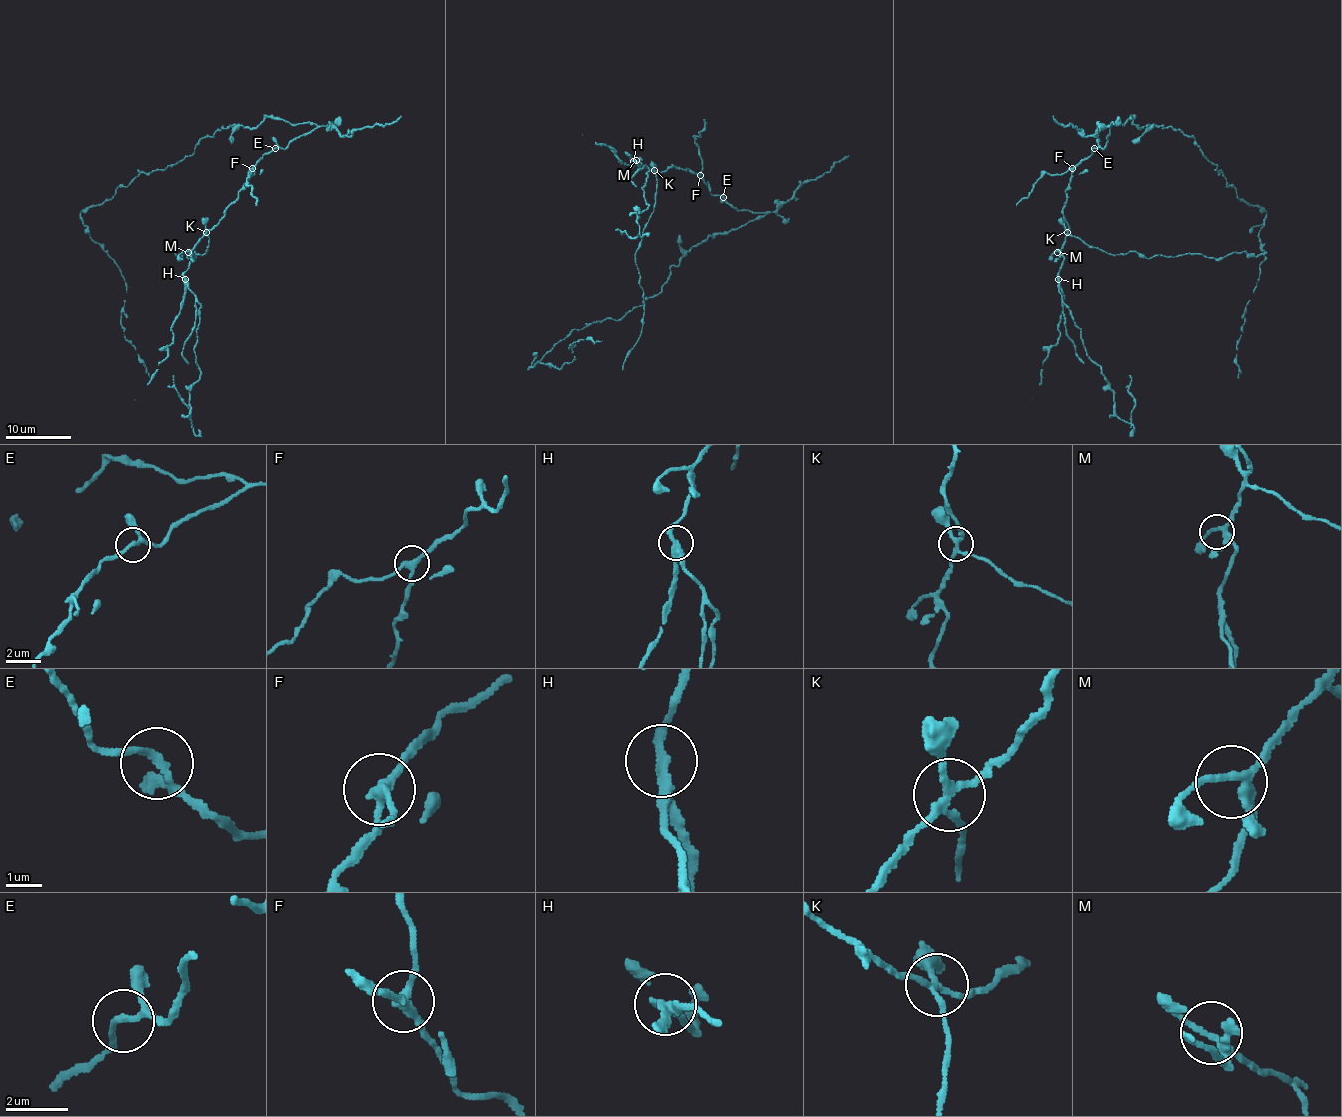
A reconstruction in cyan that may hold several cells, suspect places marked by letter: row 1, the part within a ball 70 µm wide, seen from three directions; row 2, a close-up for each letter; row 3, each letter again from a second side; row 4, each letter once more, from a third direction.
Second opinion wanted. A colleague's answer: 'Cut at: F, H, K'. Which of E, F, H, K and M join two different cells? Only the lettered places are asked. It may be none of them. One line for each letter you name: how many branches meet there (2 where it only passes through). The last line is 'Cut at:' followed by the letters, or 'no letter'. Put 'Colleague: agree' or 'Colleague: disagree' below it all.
F: 3
H: 3
K: 4
Cut at: F, H, K
Colleague: agree

